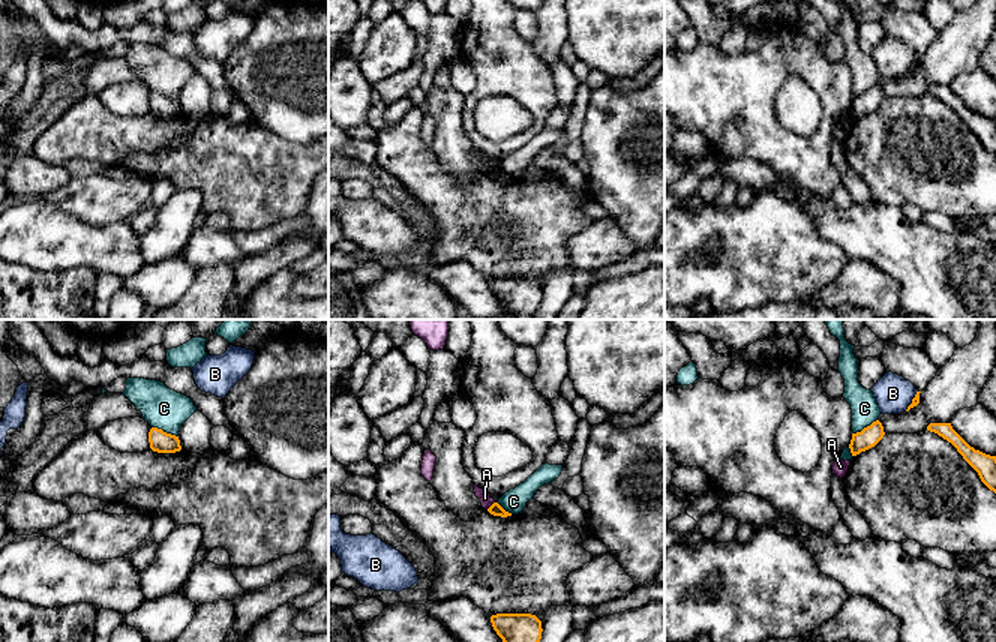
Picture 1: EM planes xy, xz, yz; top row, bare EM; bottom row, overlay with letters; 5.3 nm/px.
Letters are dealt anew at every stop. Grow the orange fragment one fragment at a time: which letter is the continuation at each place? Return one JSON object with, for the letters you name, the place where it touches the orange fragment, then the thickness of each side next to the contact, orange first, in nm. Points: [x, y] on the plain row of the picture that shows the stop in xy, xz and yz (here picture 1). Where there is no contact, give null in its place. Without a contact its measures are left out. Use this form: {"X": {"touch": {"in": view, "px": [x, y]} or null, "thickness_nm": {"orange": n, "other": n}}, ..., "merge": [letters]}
{"merge": []}

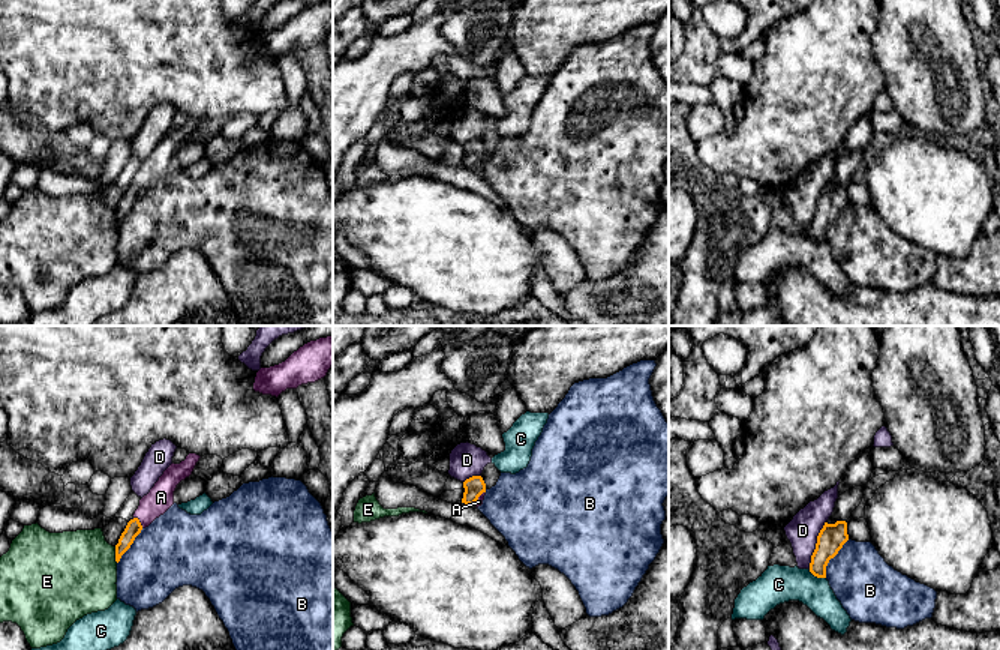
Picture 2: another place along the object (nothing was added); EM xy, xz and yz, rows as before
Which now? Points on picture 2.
{"A": {"touch": {"in": "xy", "px": [138, 185]}, "thickness_nm": {"orange": 90, "other": 140}}, "merge": ["A"]}

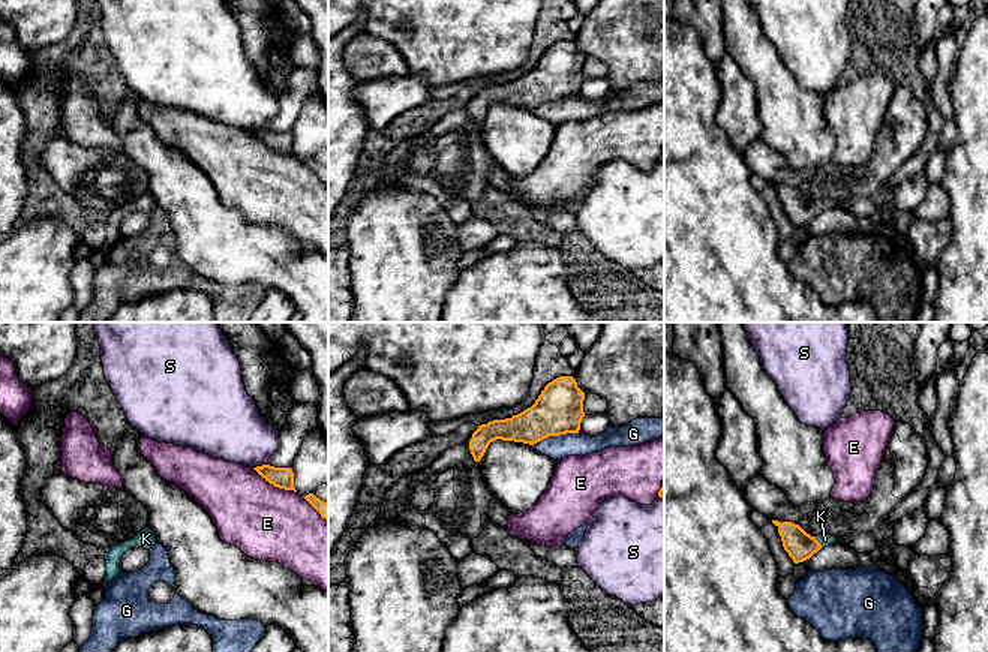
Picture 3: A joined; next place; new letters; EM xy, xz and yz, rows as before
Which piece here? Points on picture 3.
{"K": {"touch": {"in": "yz", "px": [817, 206]}, "thickness_nm": {"orange": 160, "other": 70}}, "merge": ["K"]}

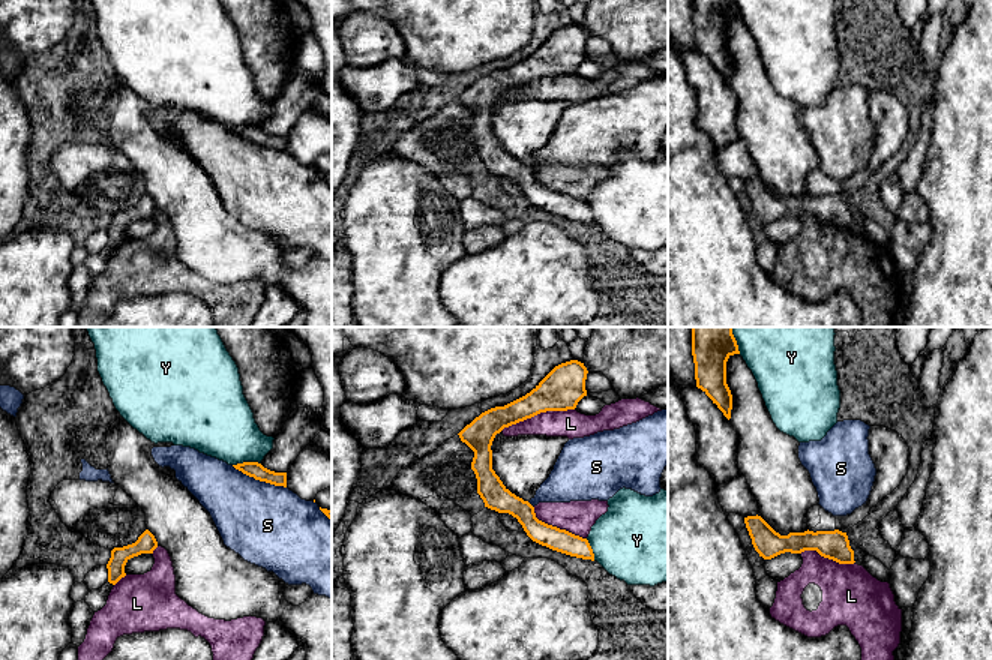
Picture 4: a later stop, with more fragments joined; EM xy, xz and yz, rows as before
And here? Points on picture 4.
{"merge": []}

